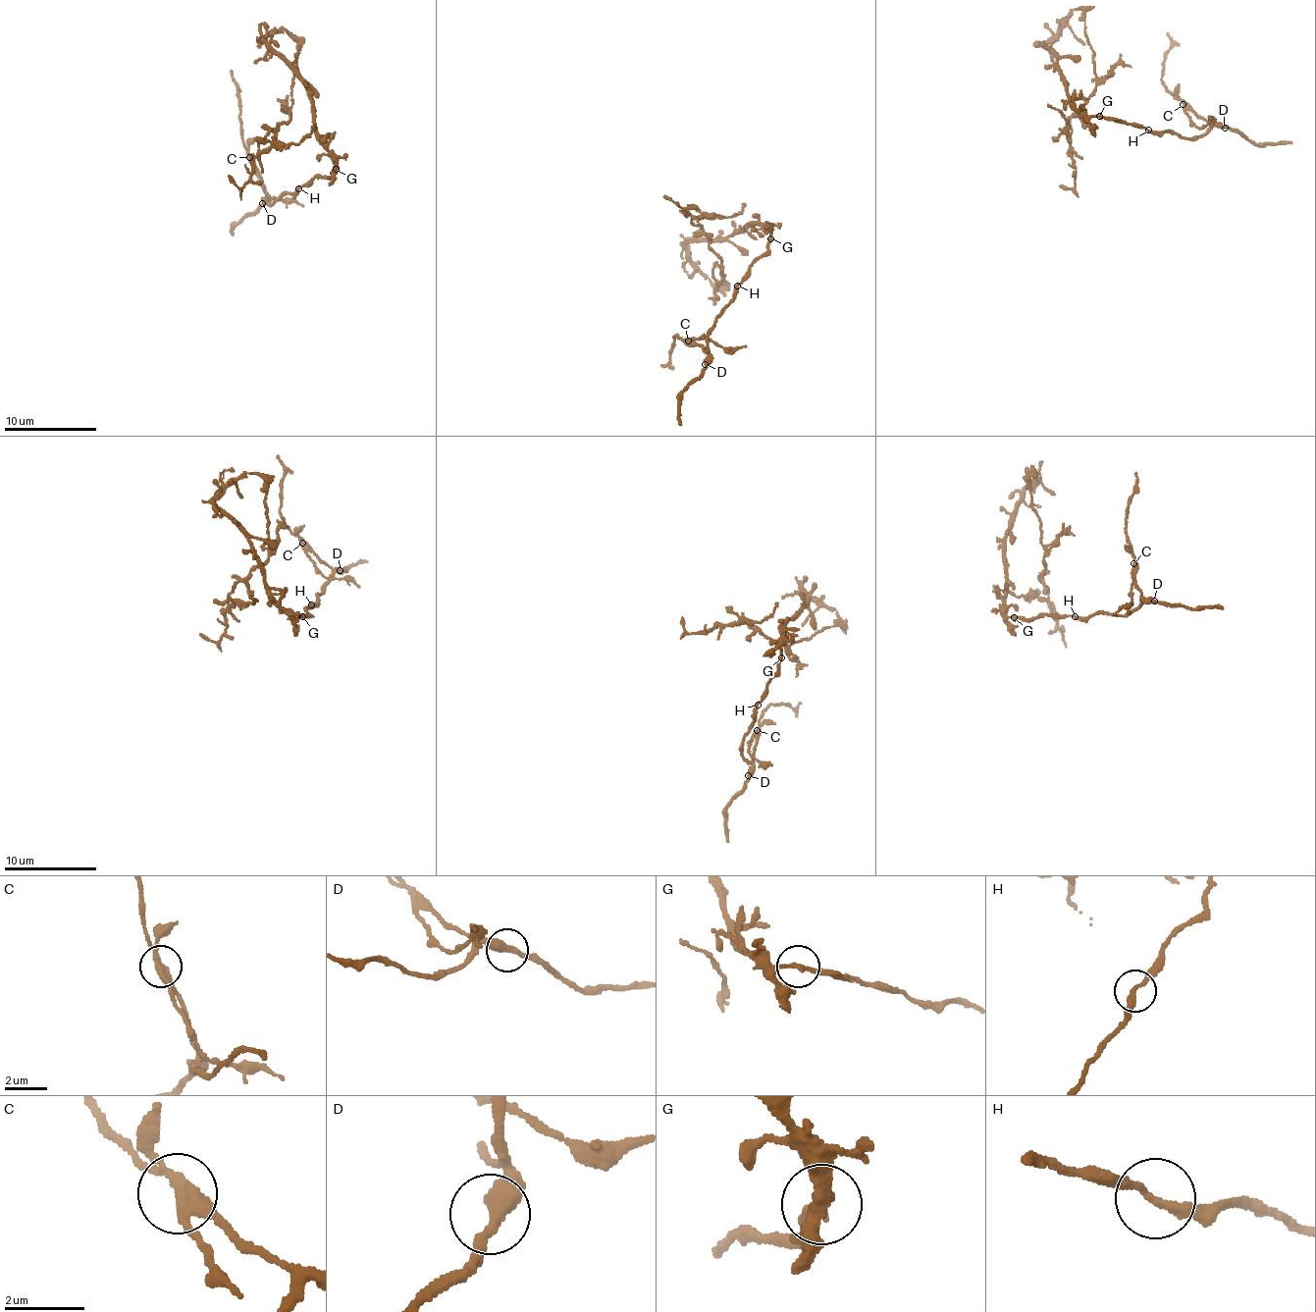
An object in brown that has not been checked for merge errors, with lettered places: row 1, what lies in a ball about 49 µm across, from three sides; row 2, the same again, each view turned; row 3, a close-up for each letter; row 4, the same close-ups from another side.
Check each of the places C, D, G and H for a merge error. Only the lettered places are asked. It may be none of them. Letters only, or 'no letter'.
C, G

